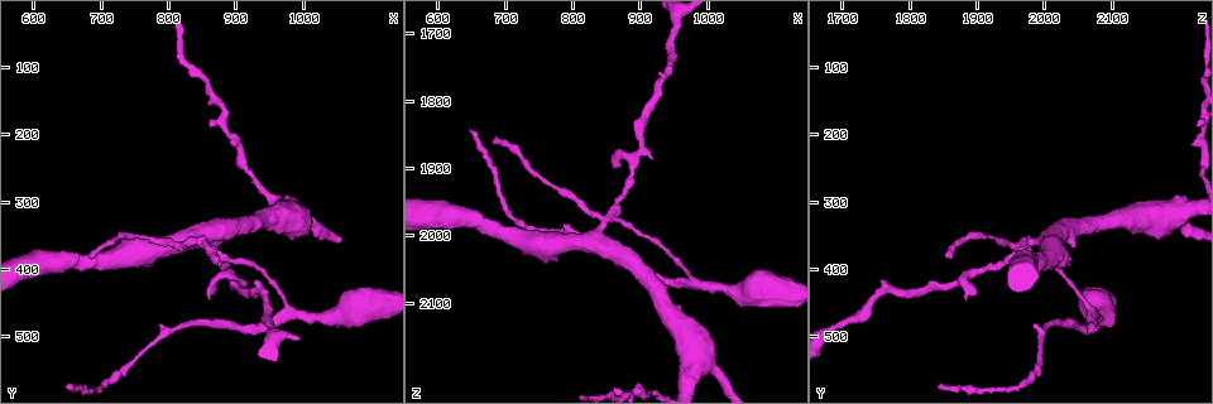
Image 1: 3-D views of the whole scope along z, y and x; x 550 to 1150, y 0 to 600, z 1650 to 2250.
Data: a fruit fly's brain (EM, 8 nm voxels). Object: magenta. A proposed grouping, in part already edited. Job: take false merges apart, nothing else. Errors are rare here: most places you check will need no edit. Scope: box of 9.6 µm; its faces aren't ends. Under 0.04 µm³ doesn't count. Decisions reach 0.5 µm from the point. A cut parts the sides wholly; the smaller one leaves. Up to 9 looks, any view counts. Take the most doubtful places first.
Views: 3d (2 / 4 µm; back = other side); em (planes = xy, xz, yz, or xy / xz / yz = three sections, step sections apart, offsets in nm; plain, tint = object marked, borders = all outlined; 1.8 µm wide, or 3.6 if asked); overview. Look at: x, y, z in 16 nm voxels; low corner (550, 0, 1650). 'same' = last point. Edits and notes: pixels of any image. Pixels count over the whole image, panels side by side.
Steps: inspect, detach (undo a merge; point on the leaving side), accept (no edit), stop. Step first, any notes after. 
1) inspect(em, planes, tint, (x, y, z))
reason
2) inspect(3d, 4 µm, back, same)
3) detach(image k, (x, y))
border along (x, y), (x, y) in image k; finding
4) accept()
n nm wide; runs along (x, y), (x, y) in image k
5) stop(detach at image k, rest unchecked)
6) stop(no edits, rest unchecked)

inspect(em, yz, step 16, tint, (990, 465, 2070))

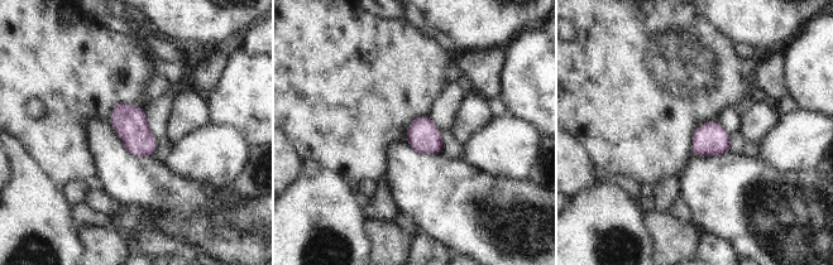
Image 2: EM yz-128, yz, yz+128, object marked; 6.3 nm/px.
inspect(em, xy, step 16, borders, same)
another direction

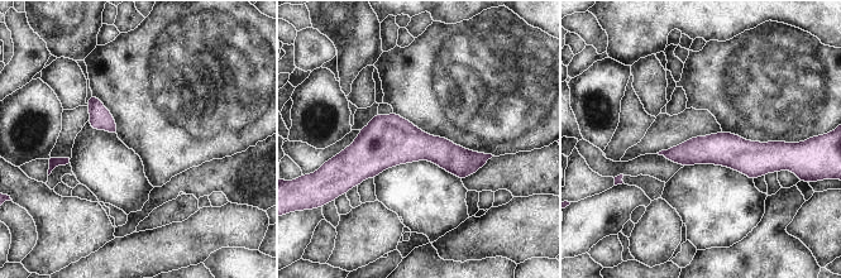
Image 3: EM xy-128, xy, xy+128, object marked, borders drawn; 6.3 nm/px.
accept()
190 nm wide; runs along (344, 156), (486, 157) in image 3; one cell here

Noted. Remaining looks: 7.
inspect(3d, 2 µm, (950, 490, 1685))
a narrow waist

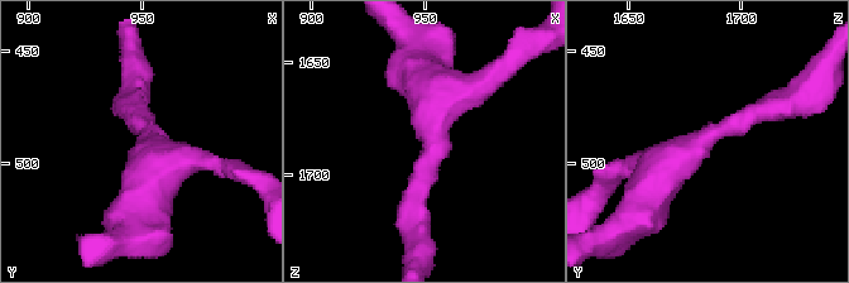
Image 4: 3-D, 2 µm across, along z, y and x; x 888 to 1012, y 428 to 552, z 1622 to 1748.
inspect(em, planes, plain, (954, 485, 1688))

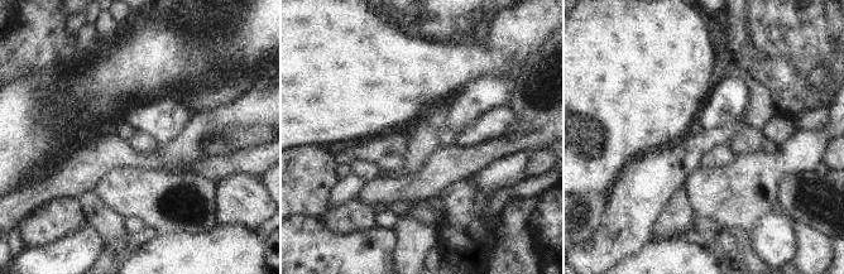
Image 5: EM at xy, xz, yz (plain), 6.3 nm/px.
inspect(em, planes, tint, same)
where the object lies

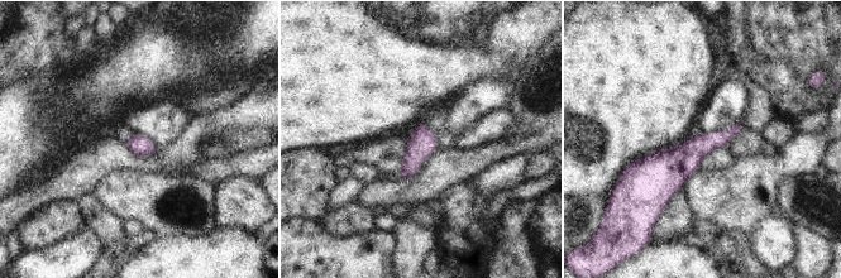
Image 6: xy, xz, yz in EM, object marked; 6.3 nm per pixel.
accept()
130 nm wide; continuous, no second cell

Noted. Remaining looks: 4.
inspect(em, 3.6 µm, yz, step 16, tint, (975, 315, 2210))

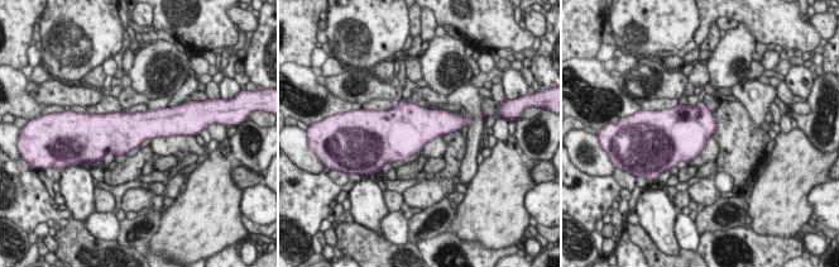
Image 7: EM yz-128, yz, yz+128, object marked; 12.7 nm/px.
inspect(em, 3.6 µm, planes, tint, same)

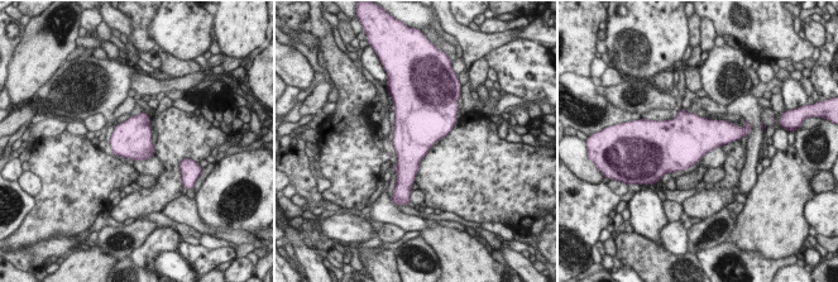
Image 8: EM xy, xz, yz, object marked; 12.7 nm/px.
accept()
continuous, no second cell

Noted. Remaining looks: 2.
inspect(em, 3.6 µm, xy, step 4, tint, (1125, 455, 2085))
calibre changes

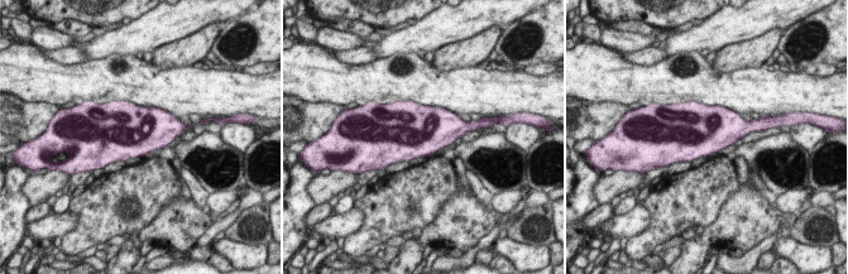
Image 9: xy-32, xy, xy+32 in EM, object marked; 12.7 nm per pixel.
accept()
all the same cell

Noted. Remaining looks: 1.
stop(no edits, rest unchecked)

